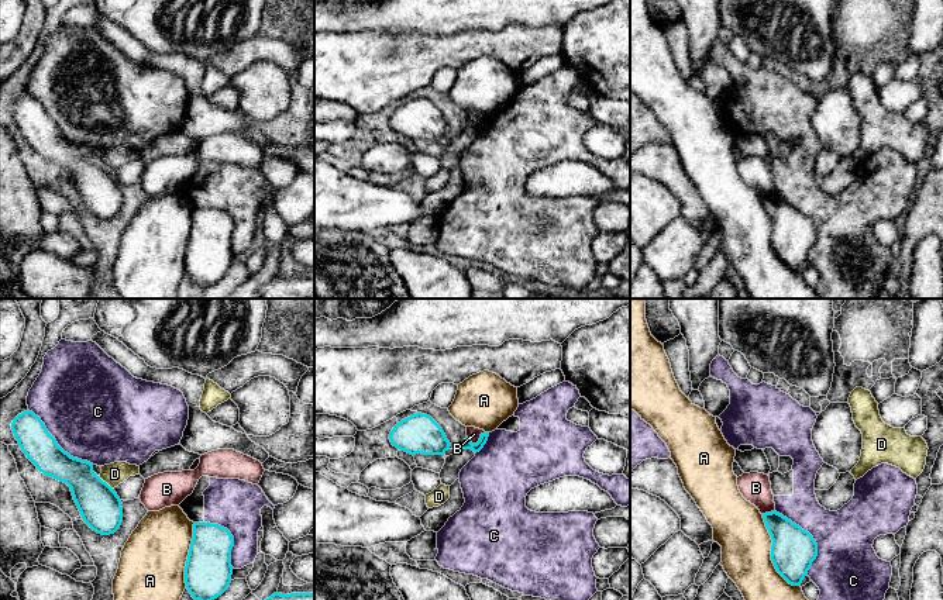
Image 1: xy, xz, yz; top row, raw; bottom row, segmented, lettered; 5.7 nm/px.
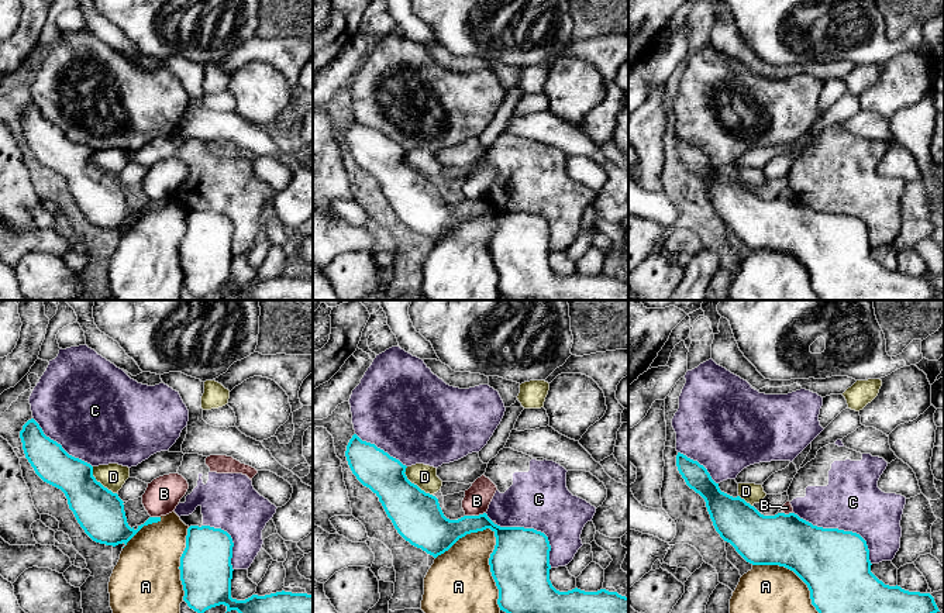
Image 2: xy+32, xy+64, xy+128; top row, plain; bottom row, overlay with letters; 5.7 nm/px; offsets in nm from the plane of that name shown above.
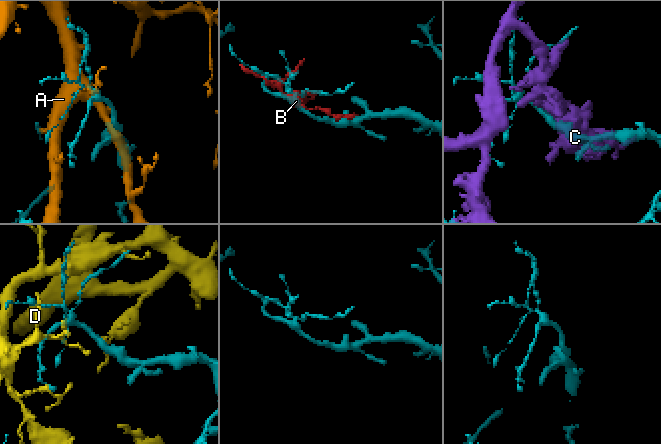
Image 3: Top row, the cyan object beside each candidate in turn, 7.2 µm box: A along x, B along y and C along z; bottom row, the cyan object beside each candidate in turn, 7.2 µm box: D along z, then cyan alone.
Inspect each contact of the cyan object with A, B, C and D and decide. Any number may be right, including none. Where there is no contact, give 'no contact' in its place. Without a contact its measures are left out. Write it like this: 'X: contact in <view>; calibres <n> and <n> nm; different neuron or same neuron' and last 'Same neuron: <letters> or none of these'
A: contact in yz; calibres 260 and 300 nm; different neuron
B: contact in xz; calibres 60 and 80 nm; different neuron
C: contact in yz; calibres 260 and 360 nm; different neuron
D: contact in xy; calibres 240 and 130 nm; different neuron
Same neuron: none of these

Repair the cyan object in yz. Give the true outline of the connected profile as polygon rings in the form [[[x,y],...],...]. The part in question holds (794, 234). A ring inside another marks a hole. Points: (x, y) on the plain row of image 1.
[[[777,196],[763,199],[771,220],[771,245],[777,256],[792,270],[801,270],[818,241],[818,228],[799,210]]]

